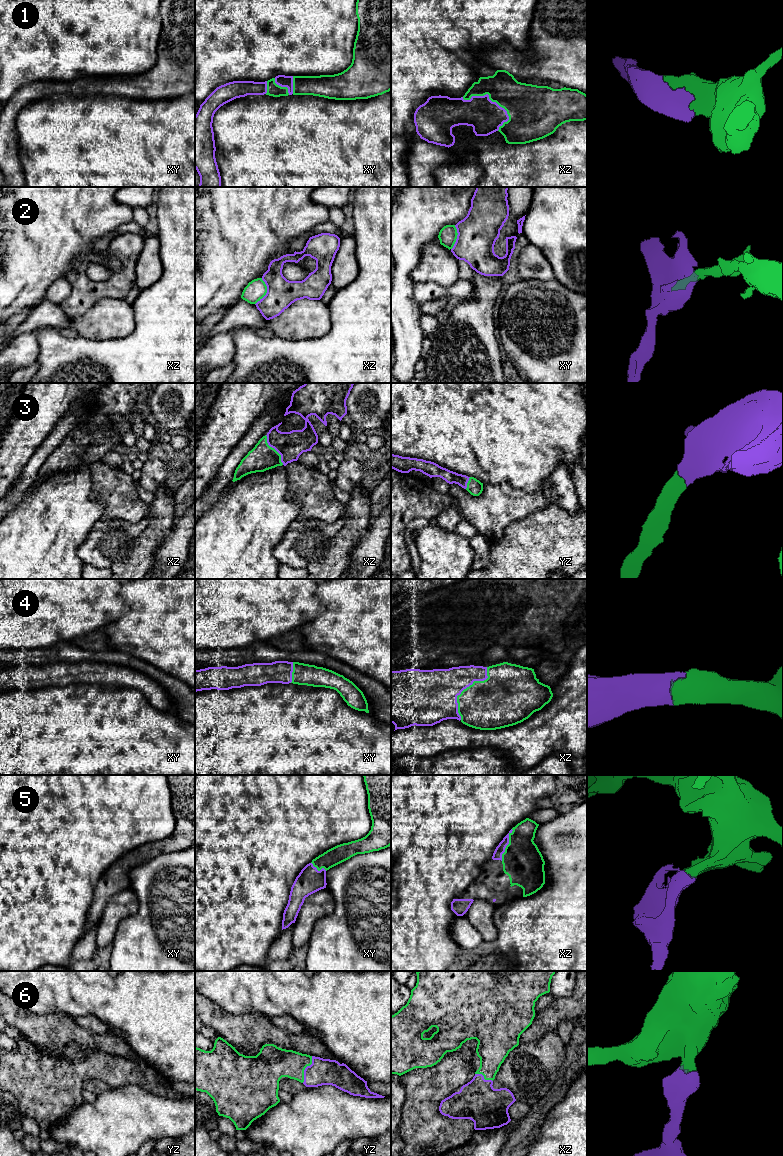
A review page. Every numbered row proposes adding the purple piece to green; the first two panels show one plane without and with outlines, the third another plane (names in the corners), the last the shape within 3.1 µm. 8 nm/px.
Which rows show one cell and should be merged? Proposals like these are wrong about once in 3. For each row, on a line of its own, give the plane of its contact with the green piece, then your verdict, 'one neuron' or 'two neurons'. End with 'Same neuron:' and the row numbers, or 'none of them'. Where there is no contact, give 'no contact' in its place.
1: meets green in xz; one neuron
2: meets green in xz; two neurons
3: meets green in xz; one neuron
4: meets green in xz; one neuron
5: meets green in xz; one neuron
6: meets green in yz; one neuron
Same neuron: 1, 3, 4, 5, 6

